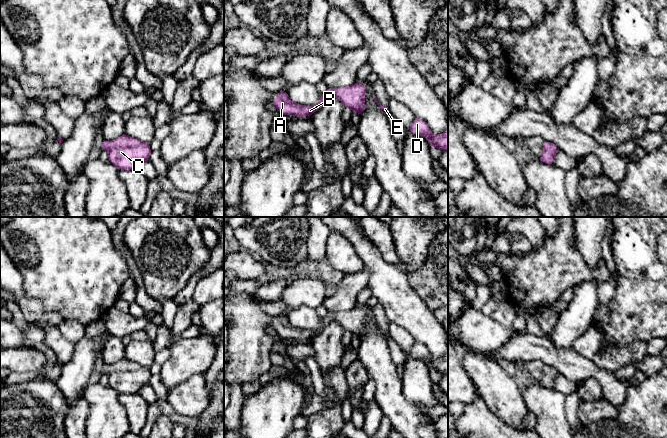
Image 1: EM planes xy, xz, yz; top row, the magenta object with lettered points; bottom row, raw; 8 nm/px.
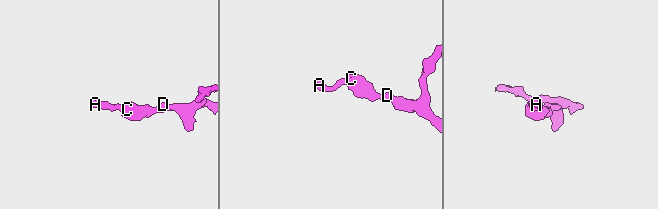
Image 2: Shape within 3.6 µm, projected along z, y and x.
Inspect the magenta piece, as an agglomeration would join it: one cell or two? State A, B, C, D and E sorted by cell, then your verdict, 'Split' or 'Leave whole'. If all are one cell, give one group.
Groups: A B C D E. Leave whole

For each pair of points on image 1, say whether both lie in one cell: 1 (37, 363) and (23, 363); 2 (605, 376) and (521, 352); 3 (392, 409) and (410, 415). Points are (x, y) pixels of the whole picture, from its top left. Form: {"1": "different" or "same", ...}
{"1": "same", "2": "same", "3": "same"}

